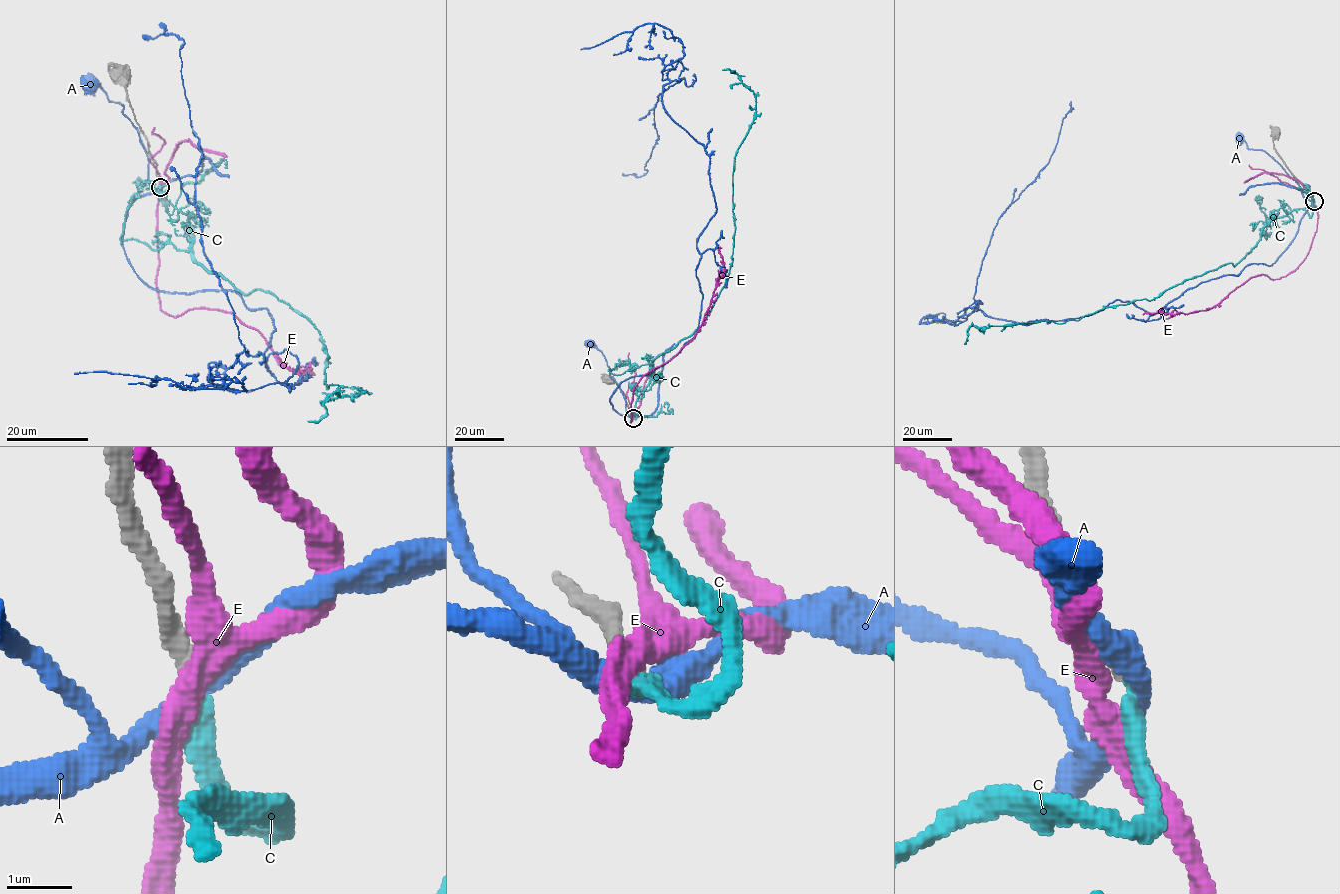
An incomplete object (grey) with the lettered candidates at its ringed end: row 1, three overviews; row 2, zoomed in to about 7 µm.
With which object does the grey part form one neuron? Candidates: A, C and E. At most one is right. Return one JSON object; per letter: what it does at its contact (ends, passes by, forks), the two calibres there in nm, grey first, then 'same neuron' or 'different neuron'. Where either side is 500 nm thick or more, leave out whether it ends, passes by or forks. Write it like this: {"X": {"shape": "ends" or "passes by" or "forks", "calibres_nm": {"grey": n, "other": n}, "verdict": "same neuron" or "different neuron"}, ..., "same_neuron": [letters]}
{"A": {"shape": "passes by", "calibres_nm": {"grey": 240, "other": 400}, "verdict": "different neuron"}, "C": {"shape": "ends", "calibres_nm": {"grey": 240, "other": 320}, "verdict": "same neuron"}, "E": {"shape": "forks", "calibres_nm": {"grey": 280, "other": 360}, "verdict": "different neuron"}, "same_neuron": ["C"]}

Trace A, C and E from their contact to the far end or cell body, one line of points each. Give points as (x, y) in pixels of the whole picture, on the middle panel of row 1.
A: (634, 417), (626, 412), (620, 386), (610, 375), (603, 353), (591, 343)
C: (633, 417), (652, 361), (701, 325), (732, 262), (732, 172), (755, 95), (734, 72), (722, 69)
E: (633, 417), (631, 422), (632, 391), (642, 377), (668, 362), (694, 338), (703, 322), (723, 271), (720, 247)

